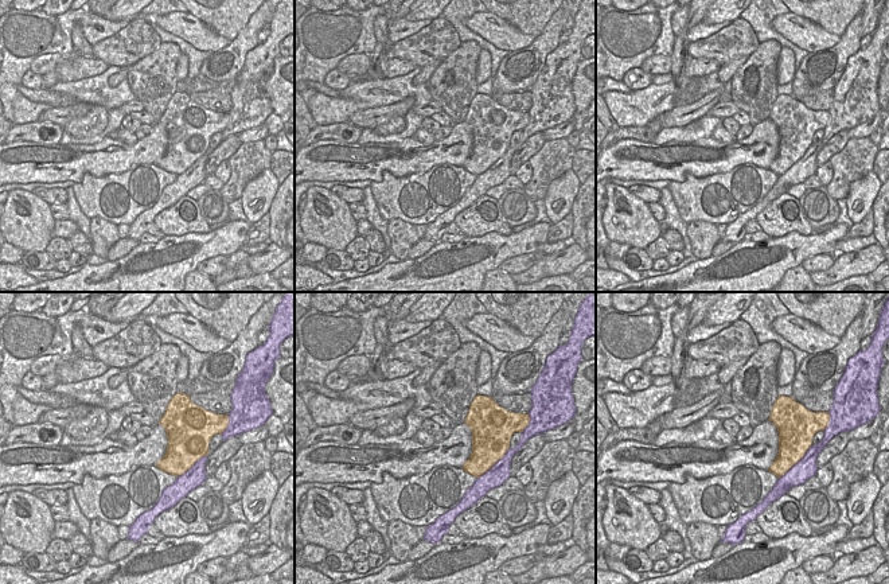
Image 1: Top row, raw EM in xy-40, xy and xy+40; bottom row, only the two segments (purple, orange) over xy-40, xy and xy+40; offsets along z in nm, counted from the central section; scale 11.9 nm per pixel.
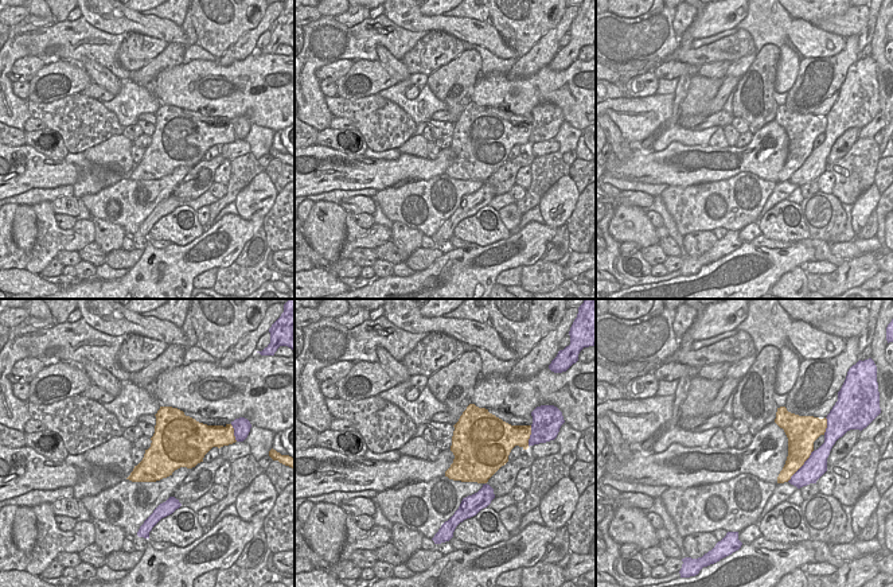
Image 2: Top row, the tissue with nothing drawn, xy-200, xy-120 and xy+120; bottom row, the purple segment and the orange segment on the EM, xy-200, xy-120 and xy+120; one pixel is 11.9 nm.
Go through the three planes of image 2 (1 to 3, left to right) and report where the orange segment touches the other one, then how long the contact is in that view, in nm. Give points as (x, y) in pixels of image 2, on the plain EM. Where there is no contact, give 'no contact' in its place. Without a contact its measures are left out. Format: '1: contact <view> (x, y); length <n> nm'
1: contact xy-200 (234, 131); length 220 nm
2: contact xy-120 (530, 133); length 240 nm
3: contact xy+120 (802, 164); length 500 nm

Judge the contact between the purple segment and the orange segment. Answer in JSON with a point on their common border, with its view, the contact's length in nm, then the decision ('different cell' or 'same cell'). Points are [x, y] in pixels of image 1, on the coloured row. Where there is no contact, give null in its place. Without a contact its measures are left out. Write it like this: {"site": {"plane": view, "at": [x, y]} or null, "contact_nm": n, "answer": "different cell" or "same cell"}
{"site": {"plane": "xy+40", "at": [798, 462]}, "contact_nm": 550, "answer": "different cell"}

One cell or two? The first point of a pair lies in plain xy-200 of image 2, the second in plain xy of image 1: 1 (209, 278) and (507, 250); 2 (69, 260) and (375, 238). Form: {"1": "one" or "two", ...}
{"1": "two", "2": "two"}

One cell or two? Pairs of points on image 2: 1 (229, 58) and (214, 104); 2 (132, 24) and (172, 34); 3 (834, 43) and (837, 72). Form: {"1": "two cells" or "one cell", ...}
{"1": "two cells", "2": "one cell", "3": "two cells"}

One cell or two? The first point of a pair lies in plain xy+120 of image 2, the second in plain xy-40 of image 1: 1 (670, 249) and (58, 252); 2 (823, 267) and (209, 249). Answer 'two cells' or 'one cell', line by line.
1: two cells
2: two cells

